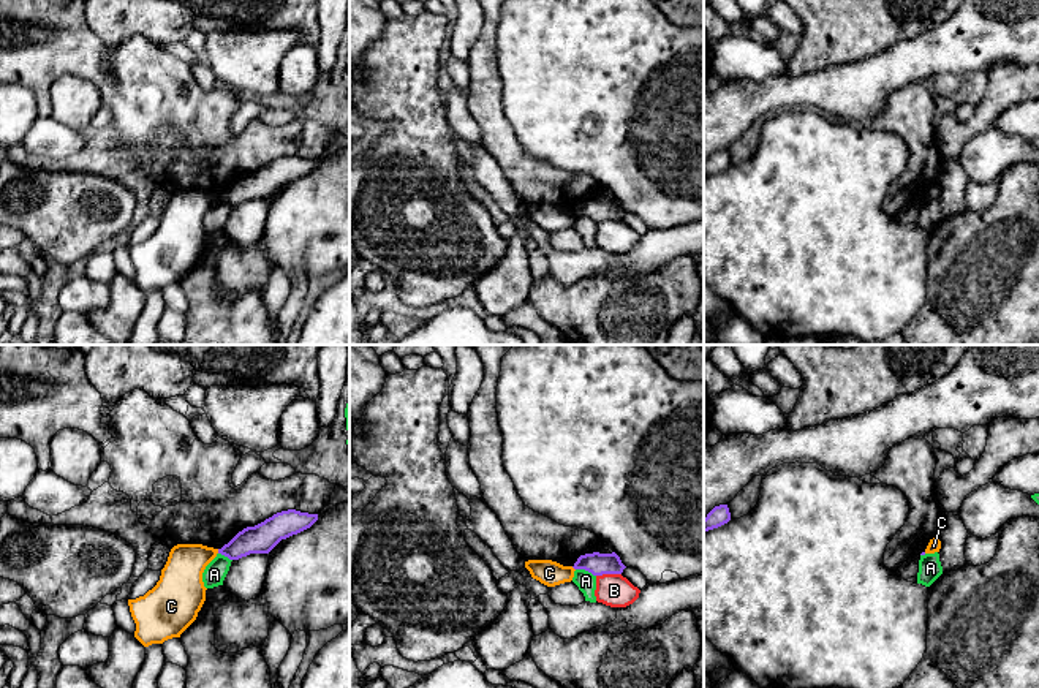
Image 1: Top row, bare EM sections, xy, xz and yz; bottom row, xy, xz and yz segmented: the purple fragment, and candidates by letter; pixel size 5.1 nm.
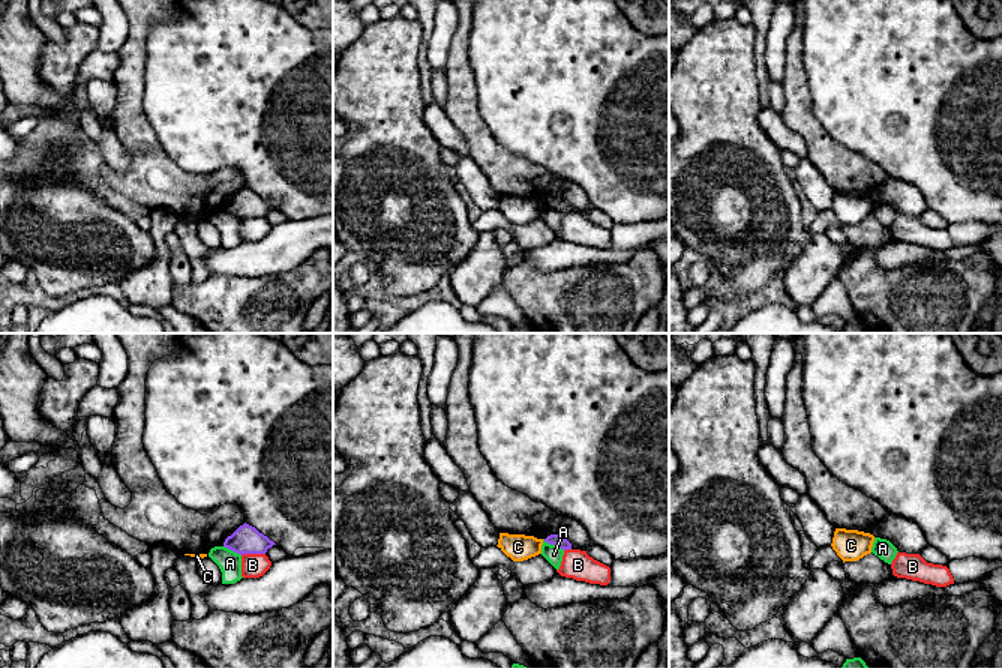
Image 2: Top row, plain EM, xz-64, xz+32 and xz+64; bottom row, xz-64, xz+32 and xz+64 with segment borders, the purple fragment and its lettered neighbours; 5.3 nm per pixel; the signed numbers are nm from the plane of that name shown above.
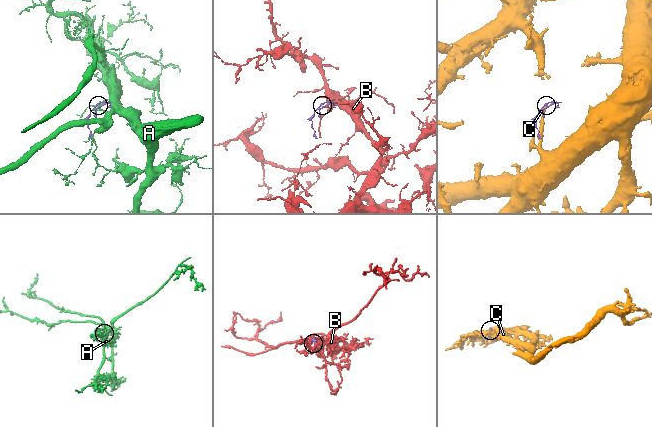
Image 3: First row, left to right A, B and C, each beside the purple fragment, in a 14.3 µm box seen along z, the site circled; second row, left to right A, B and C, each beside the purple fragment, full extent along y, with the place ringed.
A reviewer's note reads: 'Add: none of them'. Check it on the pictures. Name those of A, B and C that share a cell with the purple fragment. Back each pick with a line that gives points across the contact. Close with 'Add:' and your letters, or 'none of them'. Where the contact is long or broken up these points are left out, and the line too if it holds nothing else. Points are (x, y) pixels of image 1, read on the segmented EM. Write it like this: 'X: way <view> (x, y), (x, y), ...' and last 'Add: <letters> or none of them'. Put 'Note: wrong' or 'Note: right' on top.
Note: right
Add: none of them

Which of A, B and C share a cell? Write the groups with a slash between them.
A / B / C

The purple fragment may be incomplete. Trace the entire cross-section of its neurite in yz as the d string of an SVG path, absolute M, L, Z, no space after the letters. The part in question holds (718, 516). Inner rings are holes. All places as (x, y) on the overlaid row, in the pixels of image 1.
M727 505L715 506L704 519L704 531L718 528L731 520Z

